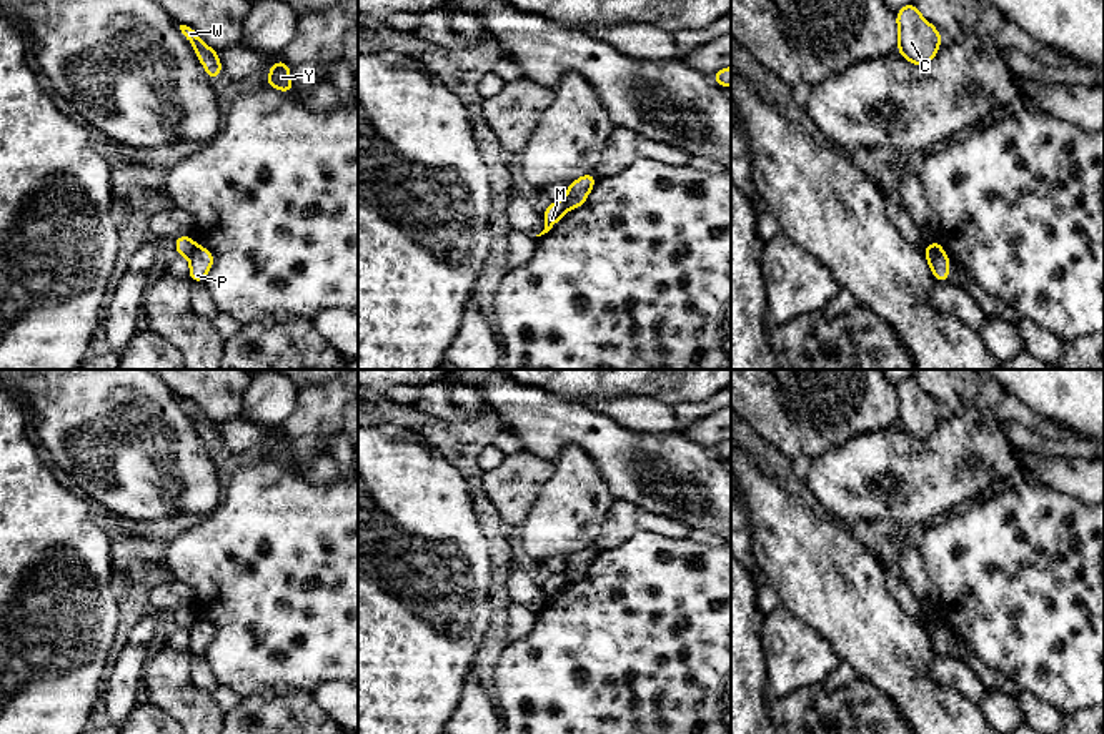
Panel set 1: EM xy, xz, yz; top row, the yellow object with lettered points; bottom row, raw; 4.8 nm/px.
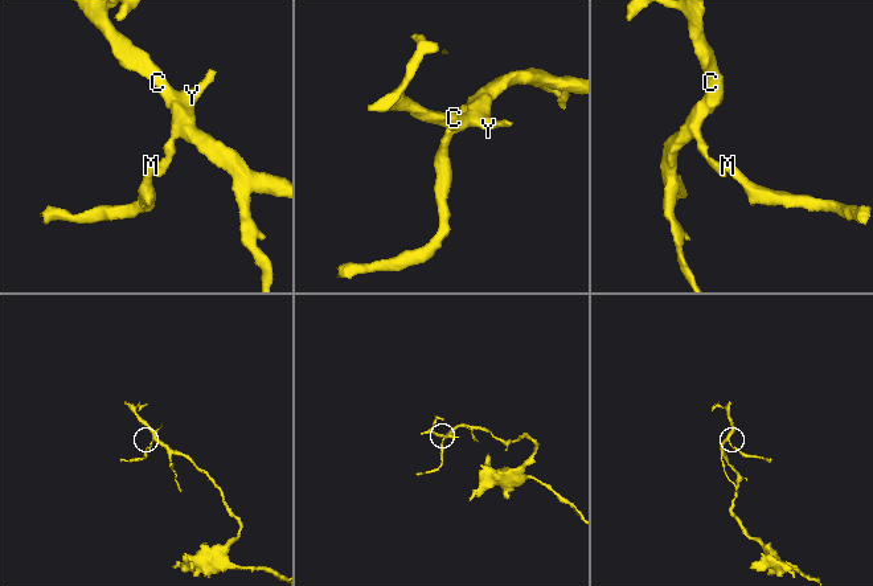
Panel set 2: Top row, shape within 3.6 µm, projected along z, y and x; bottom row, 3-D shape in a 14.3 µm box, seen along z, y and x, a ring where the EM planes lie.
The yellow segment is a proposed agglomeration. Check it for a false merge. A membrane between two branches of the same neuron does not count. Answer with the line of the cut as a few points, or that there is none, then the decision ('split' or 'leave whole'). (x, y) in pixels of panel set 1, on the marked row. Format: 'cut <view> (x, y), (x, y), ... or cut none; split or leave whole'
cut xy (197, 245), (188, 257); split

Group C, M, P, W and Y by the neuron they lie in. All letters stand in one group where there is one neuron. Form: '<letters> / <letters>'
C P W Y / M

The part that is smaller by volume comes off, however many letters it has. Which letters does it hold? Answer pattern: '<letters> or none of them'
M

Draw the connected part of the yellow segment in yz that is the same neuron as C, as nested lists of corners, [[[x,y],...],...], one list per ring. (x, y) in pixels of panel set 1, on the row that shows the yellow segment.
[[[911,2],[896,12],[898,53],[916,67],[929,65],[941,47],[941,32]]]

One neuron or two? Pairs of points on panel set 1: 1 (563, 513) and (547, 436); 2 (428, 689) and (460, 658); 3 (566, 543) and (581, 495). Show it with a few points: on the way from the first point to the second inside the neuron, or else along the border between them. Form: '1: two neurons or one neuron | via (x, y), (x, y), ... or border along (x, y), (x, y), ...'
1: two neurons | border along (555, 460), (565, 448), (580, 446), (595, 463)
2: one neuron | via (437, 684), (455, 666)
3: one neuron | via (566, 531), (566, 516), (573, 506)

